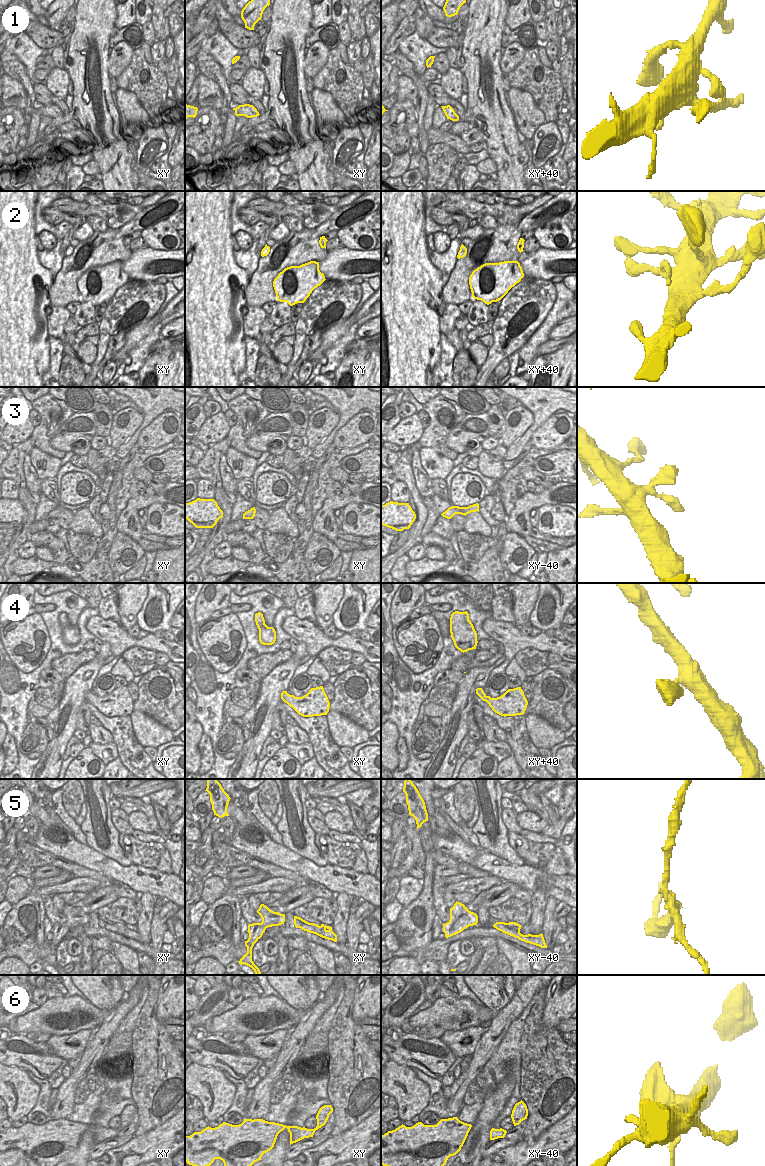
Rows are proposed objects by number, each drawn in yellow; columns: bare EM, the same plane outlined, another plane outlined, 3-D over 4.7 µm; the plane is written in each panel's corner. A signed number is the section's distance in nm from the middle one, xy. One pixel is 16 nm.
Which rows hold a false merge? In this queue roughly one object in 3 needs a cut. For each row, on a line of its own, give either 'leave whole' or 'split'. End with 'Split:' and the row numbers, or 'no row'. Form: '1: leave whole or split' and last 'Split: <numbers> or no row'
1: split
2: leave whole
3: leave whole
4: leave whole
5: leave whole
6: leave whole
Split: 1

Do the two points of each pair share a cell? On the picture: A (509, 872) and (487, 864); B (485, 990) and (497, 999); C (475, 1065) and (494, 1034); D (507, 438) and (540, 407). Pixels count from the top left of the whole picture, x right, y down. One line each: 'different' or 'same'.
A: same
B: same
C: same
D: different

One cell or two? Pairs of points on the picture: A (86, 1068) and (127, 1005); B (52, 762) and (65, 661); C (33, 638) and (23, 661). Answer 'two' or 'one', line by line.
A: one
B: two
C: one

